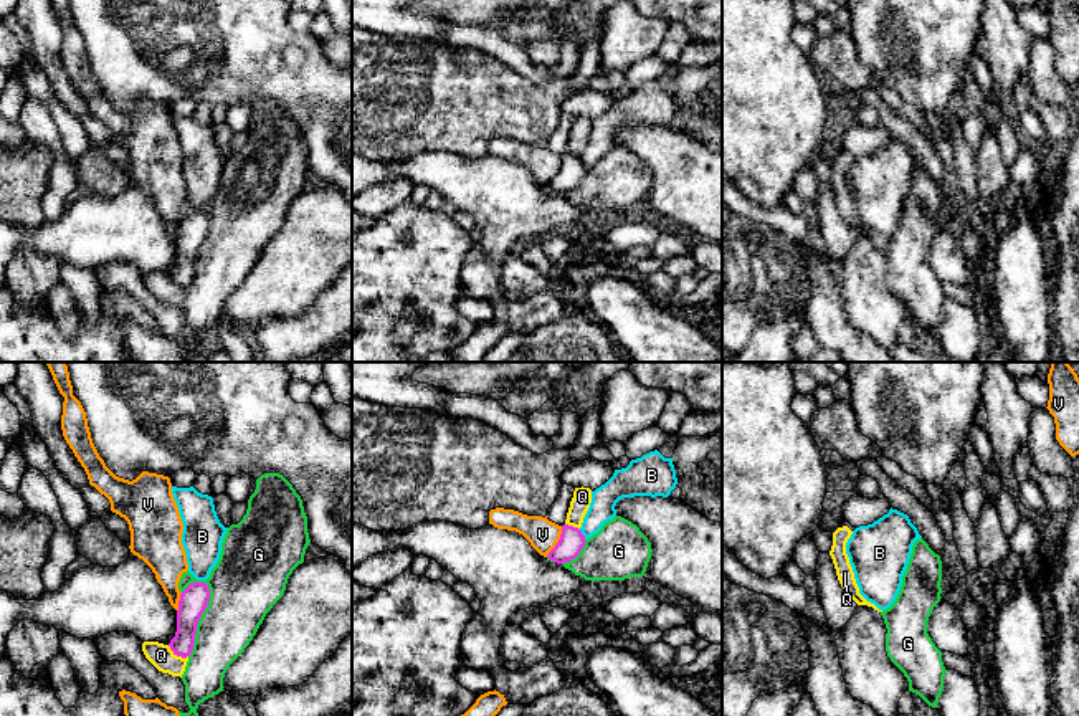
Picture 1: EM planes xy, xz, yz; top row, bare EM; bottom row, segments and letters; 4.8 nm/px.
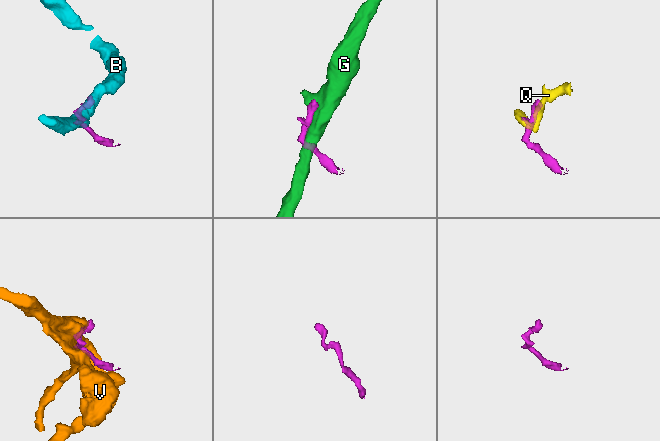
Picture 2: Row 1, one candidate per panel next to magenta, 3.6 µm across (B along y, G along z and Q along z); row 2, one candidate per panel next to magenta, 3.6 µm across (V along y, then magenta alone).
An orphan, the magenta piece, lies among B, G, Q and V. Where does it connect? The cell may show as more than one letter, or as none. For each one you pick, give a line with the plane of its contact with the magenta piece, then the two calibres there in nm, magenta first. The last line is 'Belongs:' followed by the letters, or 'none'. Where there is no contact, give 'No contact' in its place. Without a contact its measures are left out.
G: Touches magenta in xy. Thickness 140 nm (magenta) against 320 nm
Belongs: G

